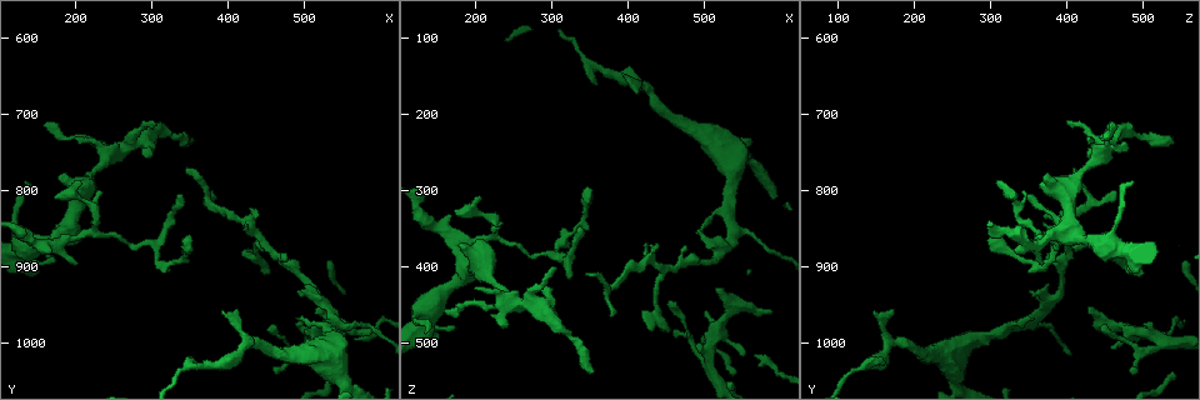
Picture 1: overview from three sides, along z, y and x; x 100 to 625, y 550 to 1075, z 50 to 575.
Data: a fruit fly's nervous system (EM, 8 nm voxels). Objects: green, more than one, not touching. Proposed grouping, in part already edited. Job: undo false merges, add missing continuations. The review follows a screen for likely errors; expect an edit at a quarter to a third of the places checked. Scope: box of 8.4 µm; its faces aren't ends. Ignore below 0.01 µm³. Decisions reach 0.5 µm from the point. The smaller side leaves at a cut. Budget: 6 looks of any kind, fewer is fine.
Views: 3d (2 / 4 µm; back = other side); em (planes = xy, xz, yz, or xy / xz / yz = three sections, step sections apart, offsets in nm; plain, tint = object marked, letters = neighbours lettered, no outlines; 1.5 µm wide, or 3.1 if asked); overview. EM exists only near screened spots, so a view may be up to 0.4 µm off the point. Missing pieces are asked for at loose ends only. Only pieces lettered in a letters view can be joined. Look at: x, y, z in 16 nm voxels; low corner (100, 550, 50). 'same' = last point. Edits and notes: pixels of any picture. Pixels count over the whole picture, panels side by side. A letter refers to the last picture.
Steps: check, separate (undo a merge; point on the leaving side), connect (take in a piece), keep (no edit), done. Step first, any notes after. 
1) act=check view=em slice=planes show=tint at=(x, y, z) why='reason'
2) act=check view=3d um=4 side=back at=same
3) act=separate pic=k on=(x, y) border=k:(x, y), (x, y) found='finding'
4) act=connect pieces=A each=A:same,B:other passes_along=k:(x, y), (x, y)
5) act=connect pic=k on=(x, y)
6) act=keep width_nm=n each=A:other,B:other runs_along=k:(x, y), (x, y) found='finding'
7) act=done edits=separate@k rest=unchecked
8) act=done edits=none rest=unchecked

act=check view=em slice=planes show=letters at=(460, 1045, 490) why='thin end'

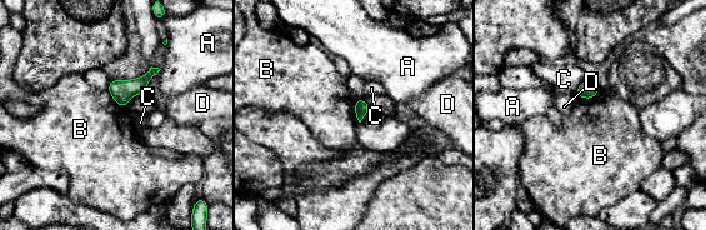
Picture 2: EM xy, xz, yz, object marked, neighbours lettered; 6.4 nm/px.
act=keep width_nm=90 each=A:other,B:other,C:other,D:other border=2:(600, 89), (594, 96), (577, 98) found='no lettered piece goes on from it'

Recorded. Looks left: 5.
act=check view=em slice=yz step=4 show=tint at=(430, 825, 375) why='tapers out'

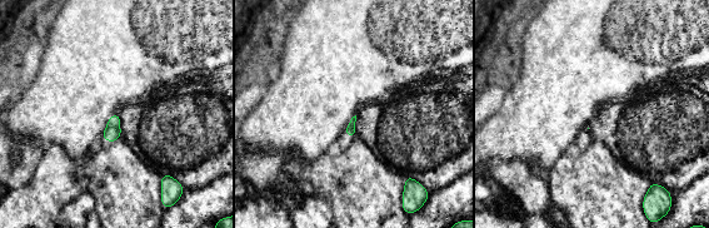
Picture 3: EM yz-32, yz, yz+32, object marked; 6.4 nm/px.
act=check view=em slice=xz step=8 show=letters at=same why='another direction'

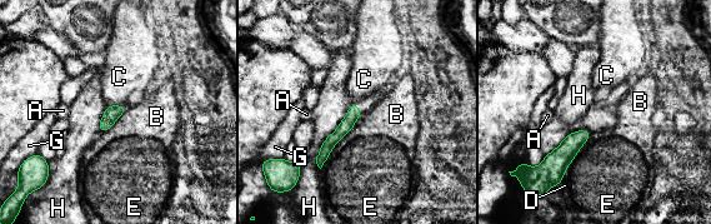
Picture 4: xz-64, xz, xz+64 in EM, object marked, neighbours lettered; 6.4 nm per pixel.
act=keep longest_contact=H:500nm each=A:other,B:other,C:other,D:other,E:other,G:other,H:other border=4:(354, 101), (323, 143), (320, 169) found='none of them fits'

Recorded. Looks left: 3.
act=check view=3d um=4 at=(175, 865, 375) why='three arms meet'

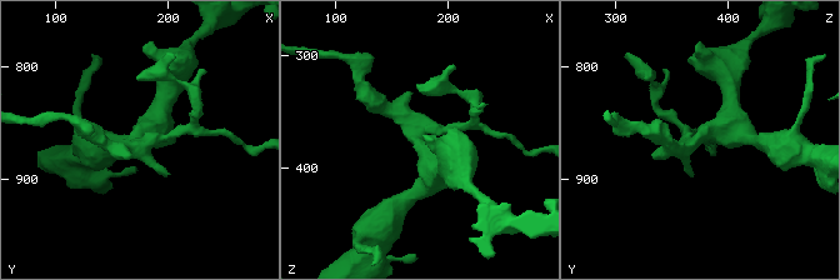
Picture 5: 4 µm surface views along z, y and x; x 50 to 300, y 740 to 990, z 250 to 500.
act=check view=em slice=planes show=letters at=(178, 862, 372) why='now the EM'

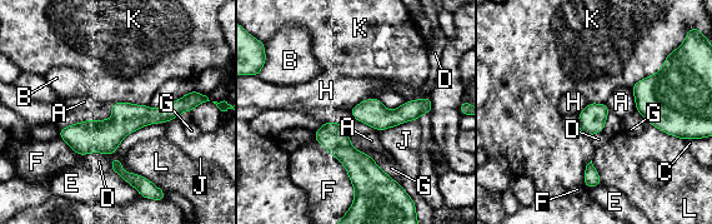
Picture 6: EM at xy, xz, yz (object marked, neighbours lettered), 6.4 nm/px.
act=keep each=A:other,B:other,C:other,D:other,E:other,F:other,G:other,H:other,J:other,K:other,L:other border=6:(630, 88), (636, 109) found='one neuron here'

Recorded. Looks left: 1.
act=done edits=none rest=unchecked

